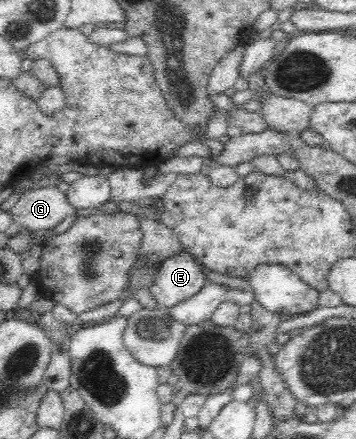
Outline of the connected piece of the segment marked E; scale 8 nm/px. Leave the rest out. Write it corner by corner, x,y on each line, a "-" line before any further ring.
187,251
166,258
160,266
150,291
159,307
171,308
206,287
207,270

